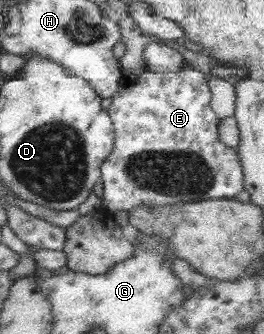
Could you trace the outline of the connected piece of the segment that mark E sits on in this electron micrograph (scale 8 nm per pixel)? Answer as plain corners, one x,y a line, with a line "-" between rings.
190,63
178,72
154,72
147,70
142,74
124,76
120,80
120,90
112,97
112,103
108,107
109,115
112,116
116,128
116,145
112,155
102,165
102,206
114,214
115,211
123,210
130,213
133,209
142,205
149,207
165,207
167,205
180,205
181,203
199,203
208,199
233,199
245,190
244,168
241,166
237,149
230,149
221,142
220,123
221,117
213,111
216,96
212,93
209,81
211,77
205,72
193,68

